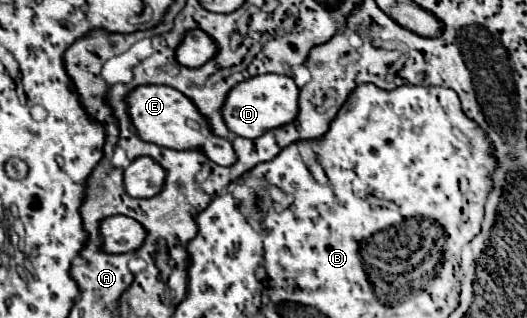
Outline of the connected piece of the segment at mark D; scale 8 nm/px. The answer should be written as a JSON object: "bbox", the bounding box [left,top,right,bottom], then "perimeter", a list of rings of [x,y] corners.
{"bbox":[223,74,299,138],"perimeter":[[[261,74],[237,84],[223,106],[223,118],[237,136],[257,138],[267,130],[291,124],[299,114],[299,88],[293,78],[283,74]]]}

